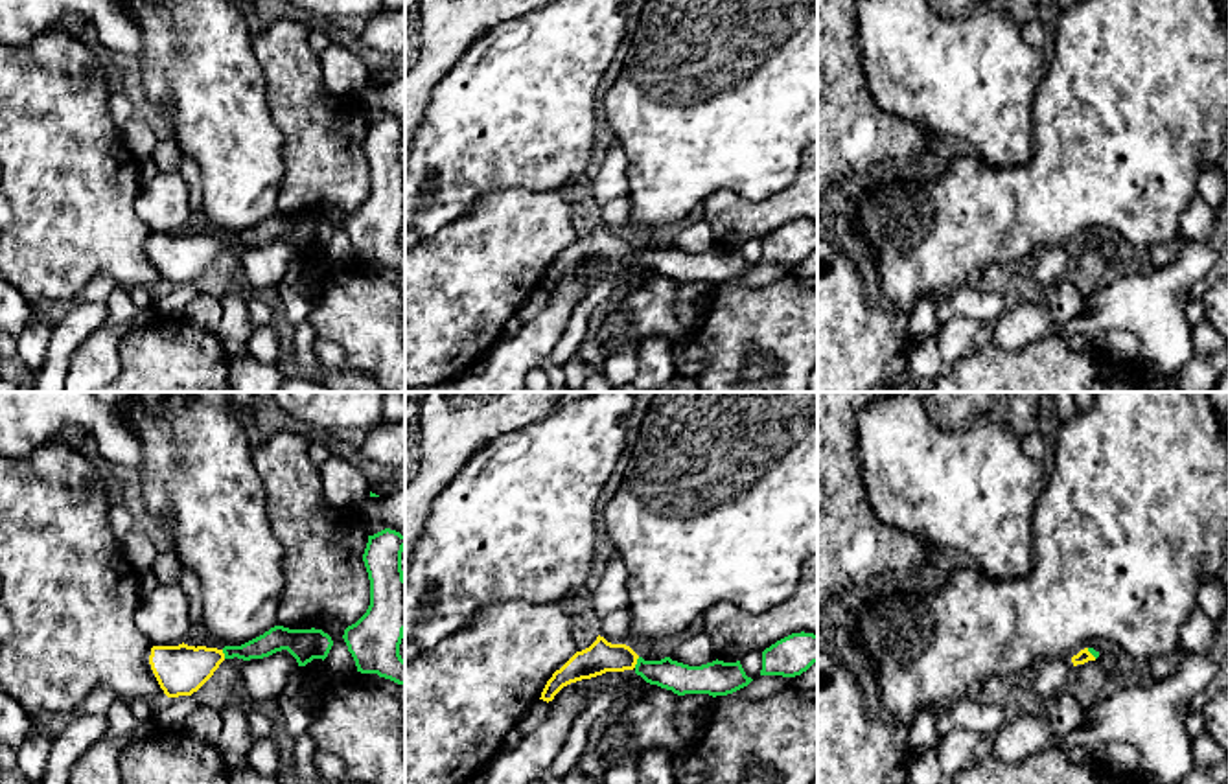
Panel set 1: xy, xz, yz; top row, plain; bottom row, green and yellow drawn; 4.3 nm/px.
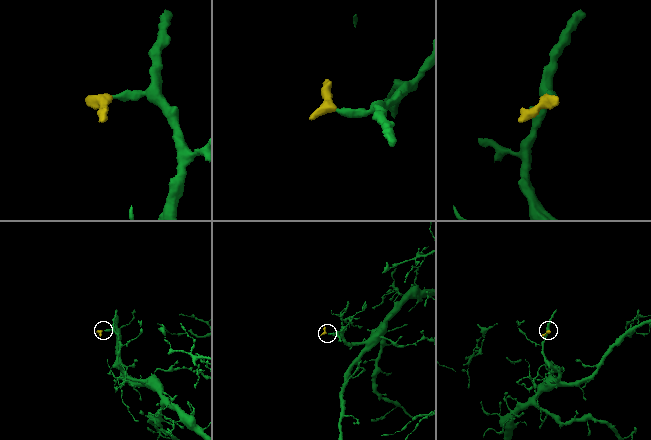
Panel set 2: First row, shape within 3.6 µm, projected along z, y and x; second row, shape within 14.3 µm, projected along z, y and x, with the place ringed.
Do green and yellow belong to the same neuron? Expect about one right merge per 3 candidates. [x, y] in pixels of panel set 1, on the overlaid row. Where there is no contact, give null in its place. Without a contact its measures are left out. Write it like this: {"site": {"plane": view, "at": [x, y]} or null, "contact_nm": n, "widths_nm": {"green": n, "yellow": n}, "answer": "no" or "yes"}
{"site": {"plane": "xz", "at": [637, 663]}, "contact_nm": 50, "widths_nm": {"green": 130, "yellow": 140}, "answer": "yes"}

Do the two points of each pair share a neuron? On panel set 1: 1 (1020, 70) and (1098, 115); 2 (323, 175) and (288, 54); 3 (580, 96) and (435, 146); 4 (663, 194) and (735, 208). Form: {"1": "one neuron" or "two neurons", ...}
{"1": "two neurons", "2": "one neuron", "3": "one neuron", "4": "two neurons"}

